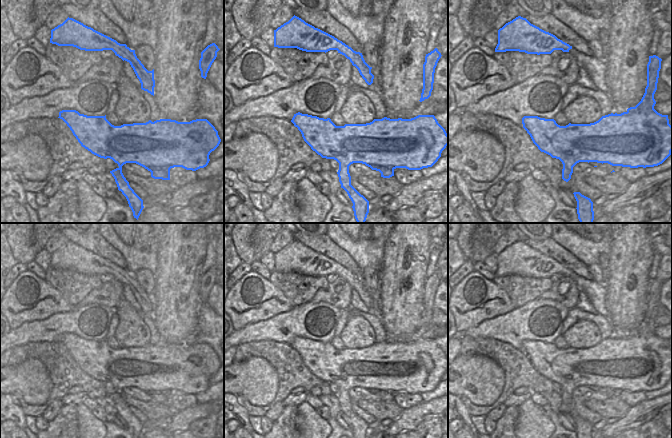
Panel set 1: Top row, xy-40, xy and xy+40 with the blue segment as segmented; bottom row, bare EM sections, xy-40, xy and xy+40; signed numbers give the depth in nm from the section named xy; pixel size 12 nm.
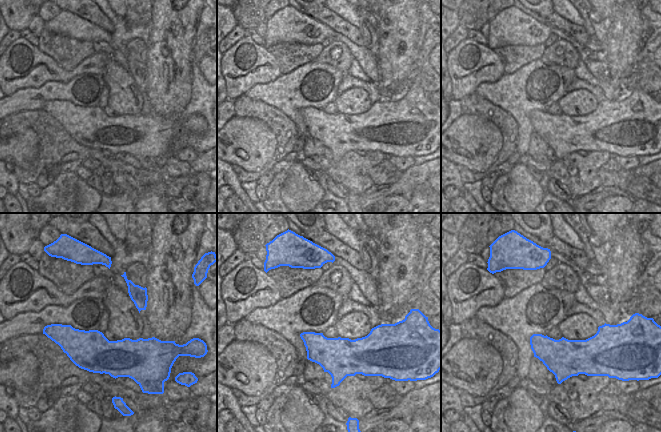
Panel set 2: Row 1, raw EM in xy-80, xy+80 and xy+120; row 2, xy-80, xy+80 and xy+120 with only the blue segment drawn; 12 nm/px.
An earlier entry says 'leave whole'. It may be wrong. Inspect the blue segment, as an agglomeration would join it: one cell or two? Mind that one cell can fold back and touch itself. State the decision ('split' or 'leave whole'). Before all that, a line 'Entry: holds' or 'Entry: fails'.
Entry: holds
leave whole

